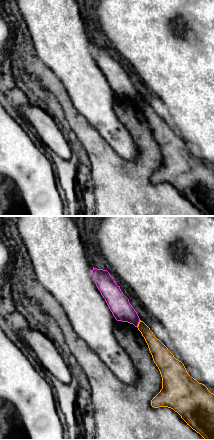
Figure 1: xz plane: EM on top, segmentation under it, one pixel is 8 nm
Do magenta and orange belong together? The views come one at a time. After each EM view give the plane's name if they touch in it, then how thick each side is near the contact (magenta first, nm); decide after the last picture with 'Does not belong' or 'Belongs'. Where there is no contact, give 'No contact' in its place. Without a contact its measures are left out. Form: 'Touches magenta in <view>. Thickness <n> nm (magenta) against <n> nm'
Touches magenta in xz. Thickness 170 nm (magenta) against 120 nm

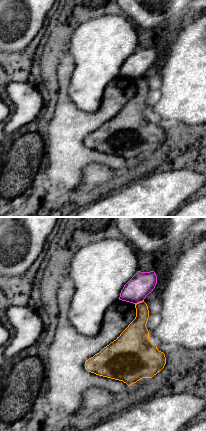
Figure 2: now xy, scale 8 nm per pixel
Touches magenta in xy. Thickness 190 nm (magenta) against 170 nm

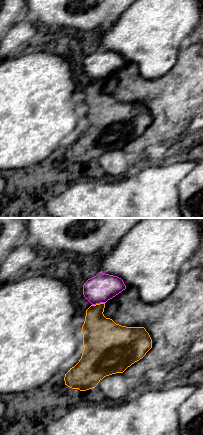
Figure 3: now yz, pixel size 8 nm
Touches magenta in yz. Thickness 220 nm (magenta) against 280 nm

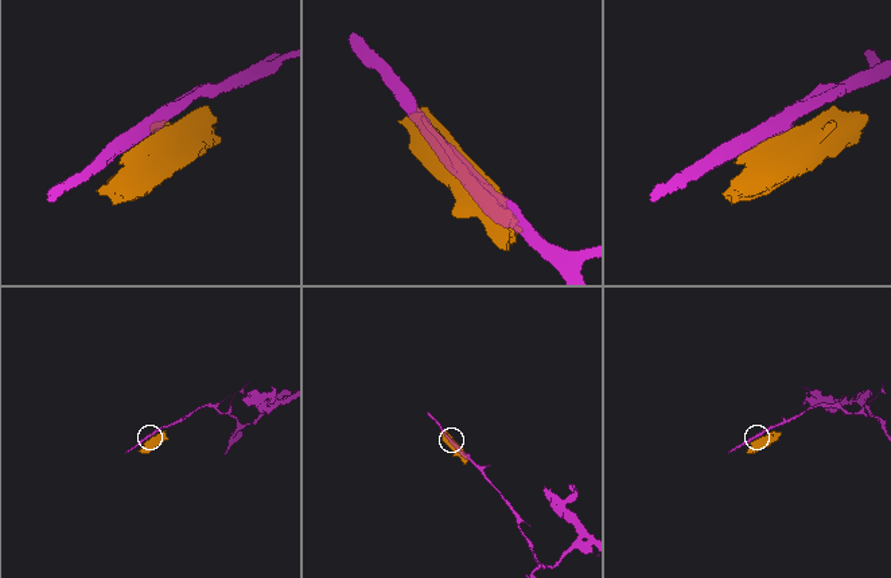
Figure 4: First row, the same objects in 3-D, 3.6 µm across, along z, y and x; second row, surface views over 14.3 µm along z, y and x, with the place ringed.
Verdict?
Does not belong

